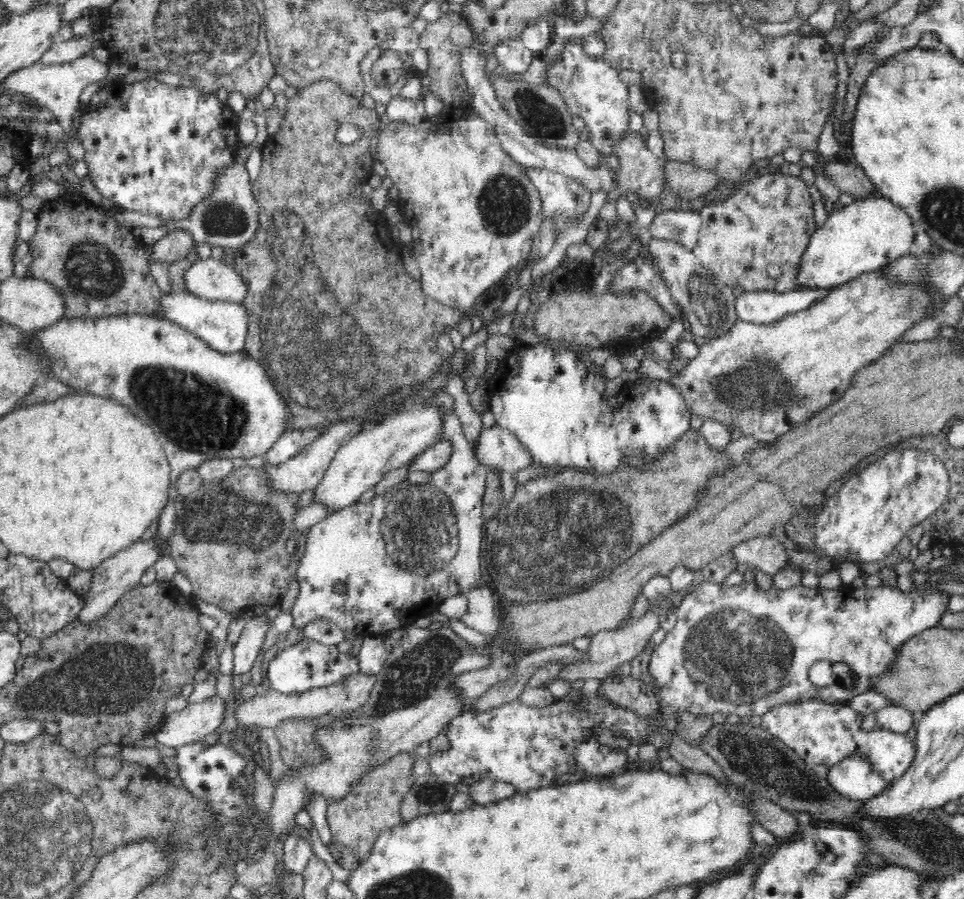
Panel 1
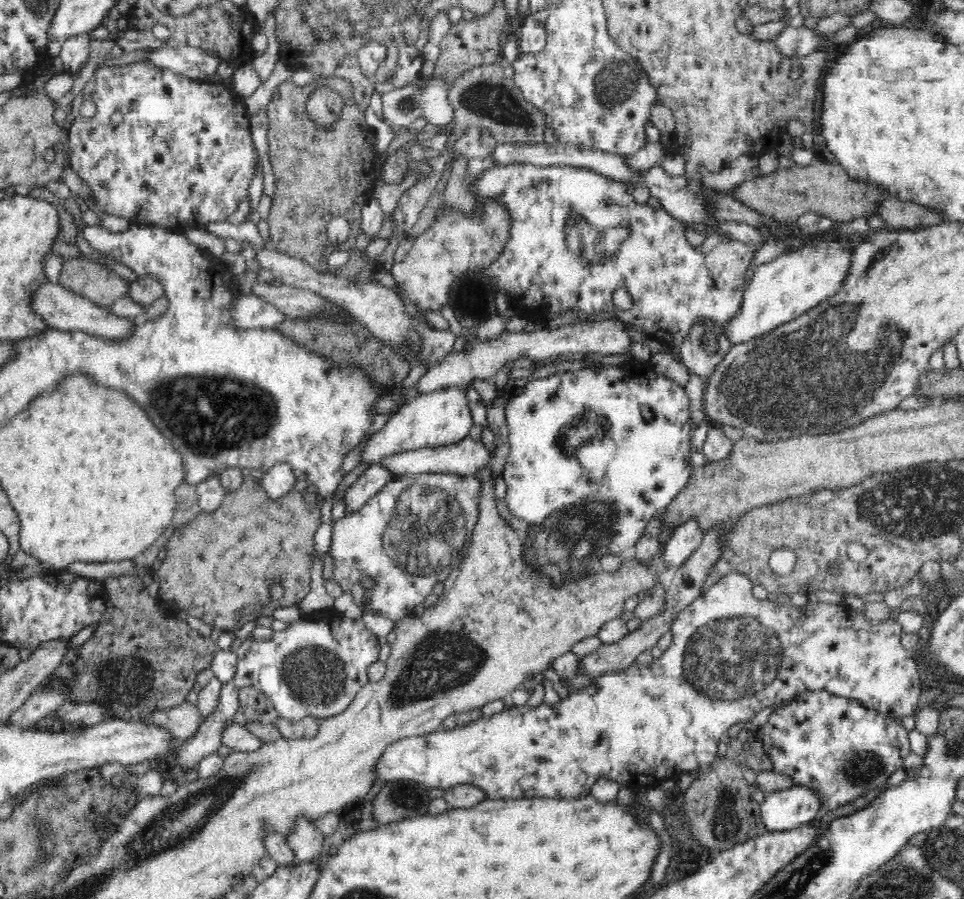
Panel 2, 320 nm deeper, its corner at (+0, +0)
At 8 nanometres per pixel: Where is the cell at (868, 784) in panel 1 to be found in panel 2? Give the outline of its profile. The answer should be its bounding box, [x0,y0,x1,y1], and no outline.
[761,784,823,831]

